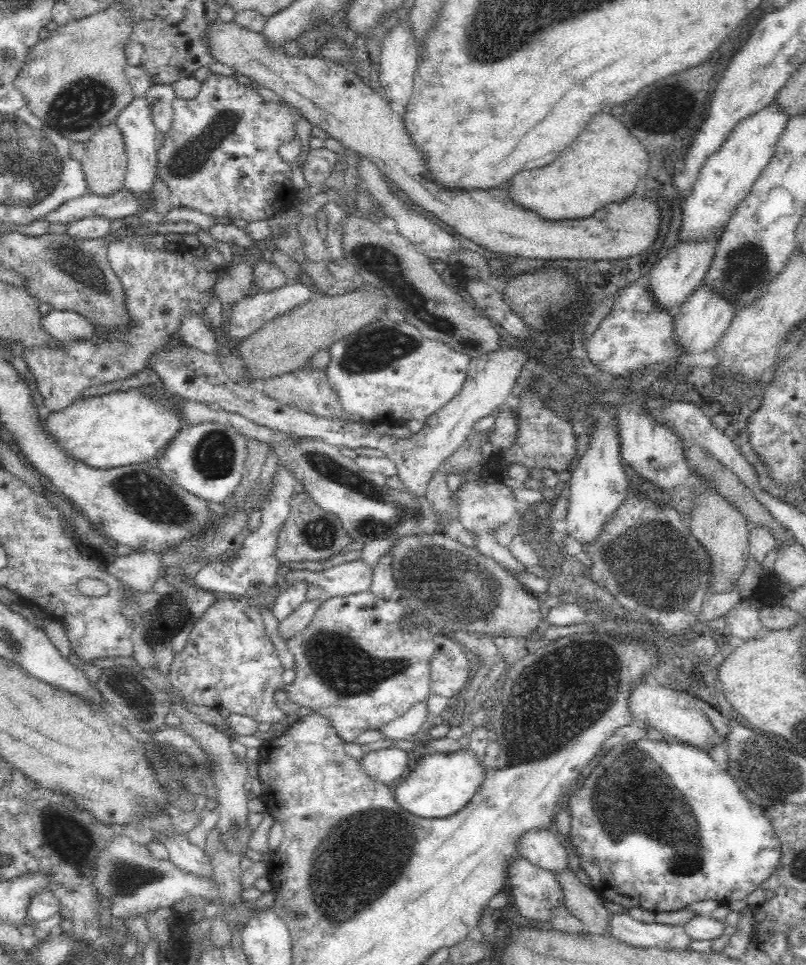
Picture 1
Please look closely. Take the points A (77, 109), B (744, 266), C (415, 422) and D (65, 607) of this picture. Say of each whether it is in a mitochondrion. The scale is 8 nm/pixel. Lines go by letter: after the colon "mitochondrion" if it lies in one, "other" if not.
A: mitochondrion
B: mitochondrion
C: other
D: other

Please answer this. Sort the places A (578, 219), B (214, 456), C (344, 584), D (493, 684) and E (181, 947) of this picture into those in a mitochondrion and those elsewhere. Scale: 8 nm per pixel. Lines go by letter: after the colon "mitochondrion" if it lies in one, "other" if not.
A: other
B: mitochondrion
C: other
D: other
E: other

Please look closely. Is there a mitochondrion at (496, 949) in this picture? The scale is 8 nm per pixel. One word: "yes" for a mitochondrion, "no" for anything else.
no

